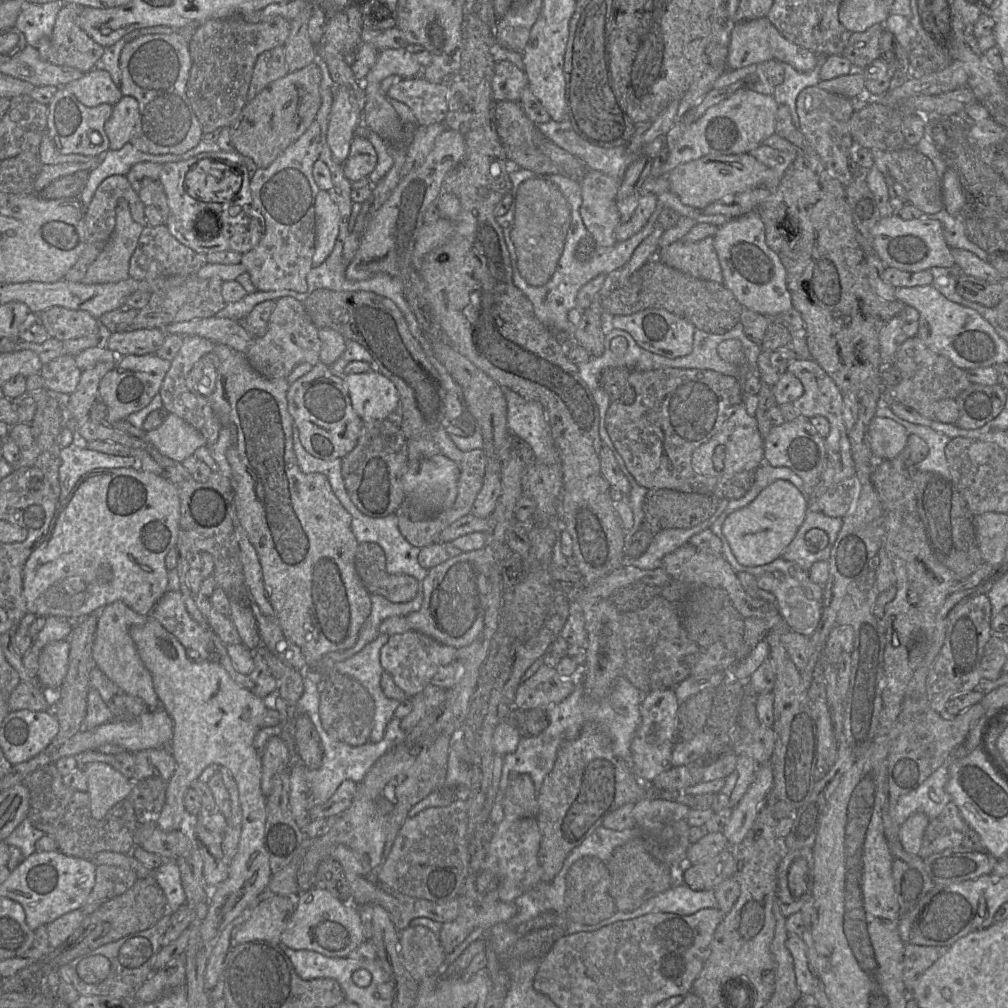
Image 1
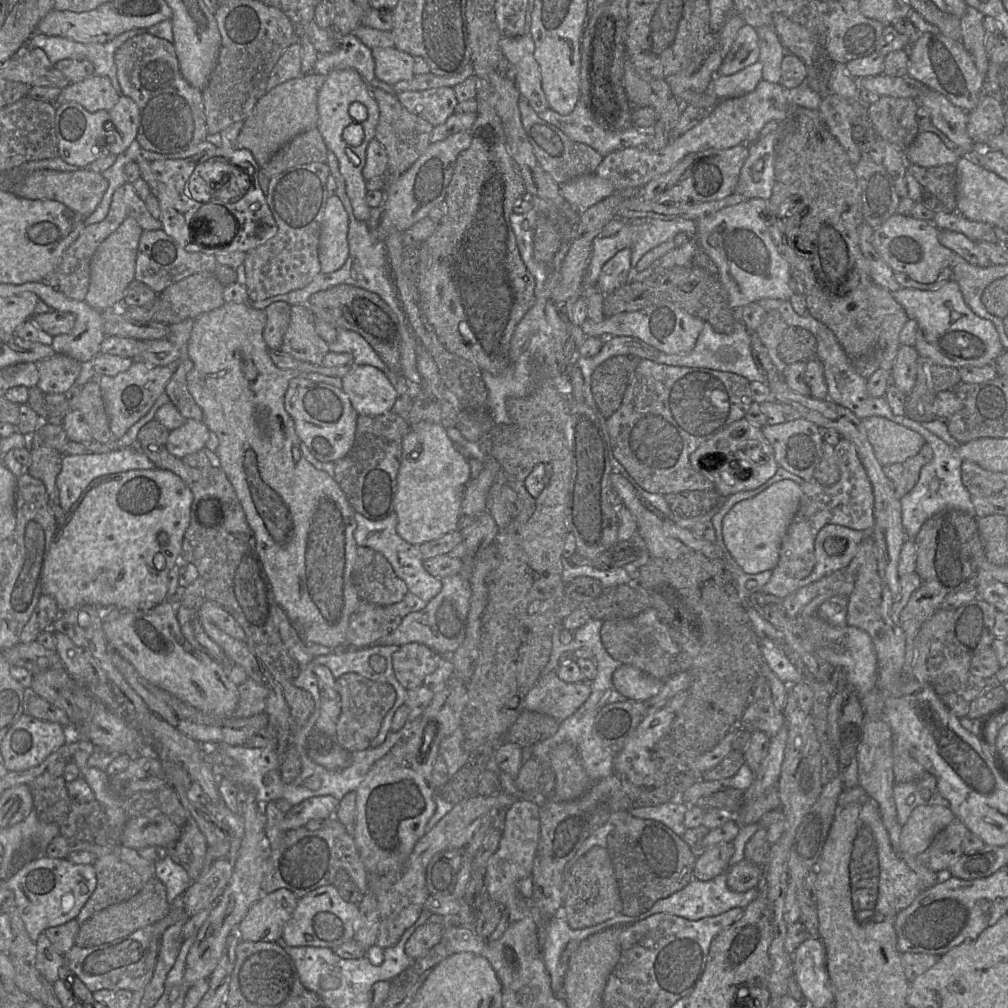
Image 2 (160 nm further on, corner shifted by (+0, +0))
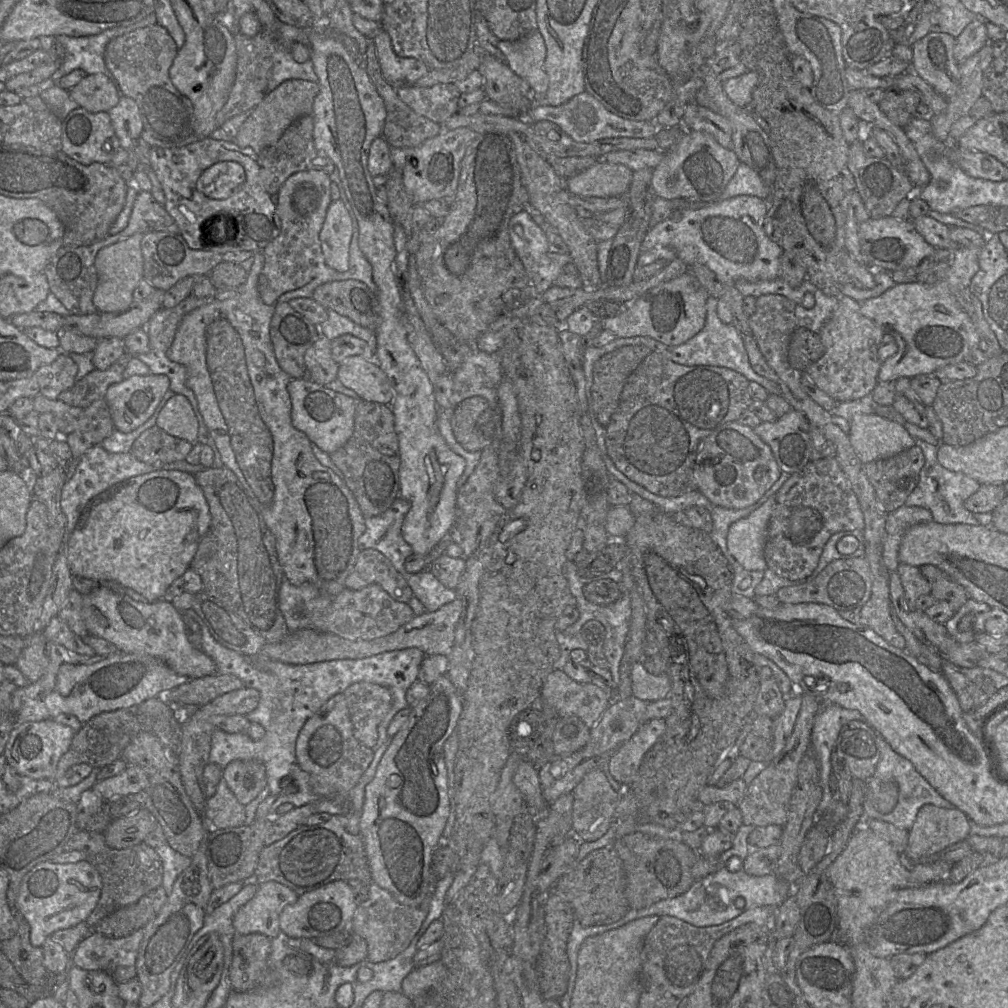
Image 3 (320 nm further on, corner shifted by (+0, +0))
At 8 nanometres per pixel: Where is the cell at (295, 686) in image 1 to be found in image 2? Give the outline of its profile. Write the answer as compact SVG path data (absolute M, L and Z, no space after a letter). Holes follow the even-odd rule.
M149 444L138 447L154 463L156 468L173 472L192 491L193 501L190 509L190 522L183 537L181 562L192 563L197 567L199 575L204 581L205 599L215 601L221 605L243 628L247 646L280 684L289 707L292 726L302 726L313 712L314 700L309 692L293 684L293 680L300 672L300 666L289 655L279 631L274 625L274 609L276 609L277 602L273 587L257 552L256 541L244 510L227 475L221 468L213 466L208 468L190 467L183 459L171 455L166 447L162 445Z

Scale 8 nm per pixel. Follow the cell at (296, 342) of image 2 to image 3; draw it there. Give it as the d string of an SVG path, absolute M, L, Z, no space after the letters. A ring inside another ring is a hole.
M321 334L305 353L307 378L323 386L338 378L340 364L332 357L331 343Z

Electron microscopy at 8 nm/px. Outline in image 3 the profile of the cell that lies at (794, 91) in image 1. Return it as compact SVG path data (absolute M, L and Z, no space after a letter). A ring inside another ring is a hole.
M742 162L718 200L724 201L740 195L756 196L763 200L771 196L771 188L760 174Z

